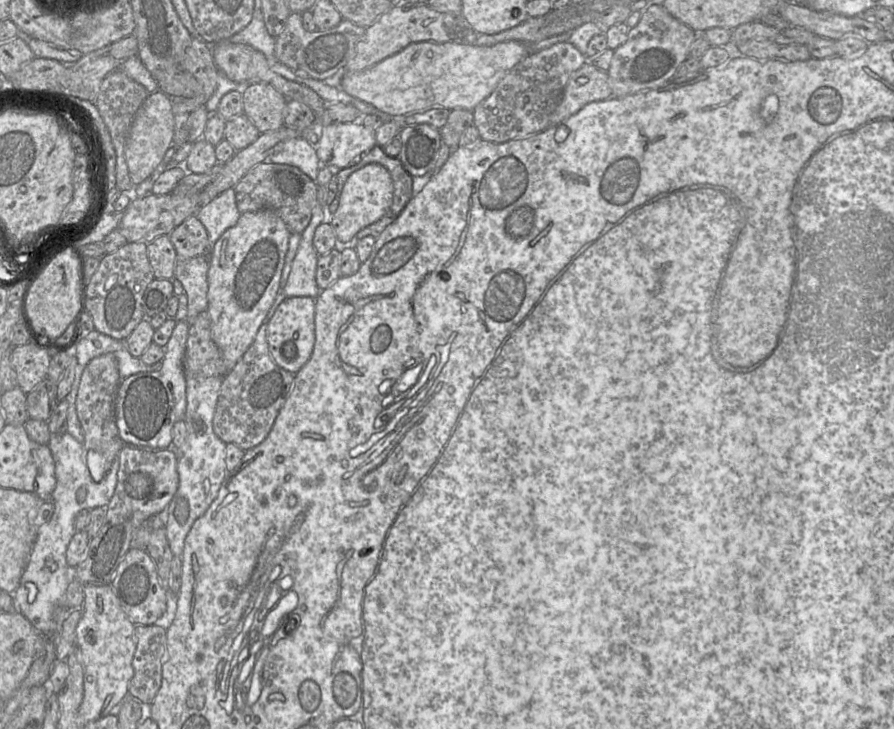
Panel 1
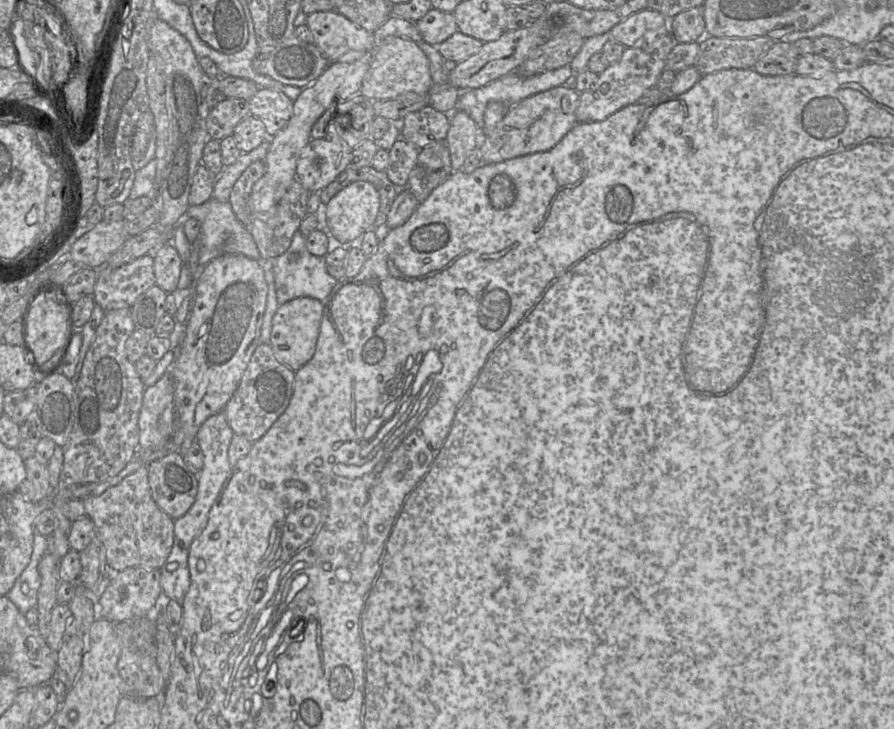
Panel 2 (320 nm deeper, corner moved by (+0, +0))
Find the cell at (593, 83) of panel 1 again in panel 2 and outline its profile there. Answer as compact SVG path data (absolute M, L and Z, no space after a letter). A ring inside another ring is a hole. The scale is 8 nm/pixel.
M561 85L527 97L511 107L496 128L482 137L479 152L483 163L499 163L552 149L577 123L579 96L574 87Z

